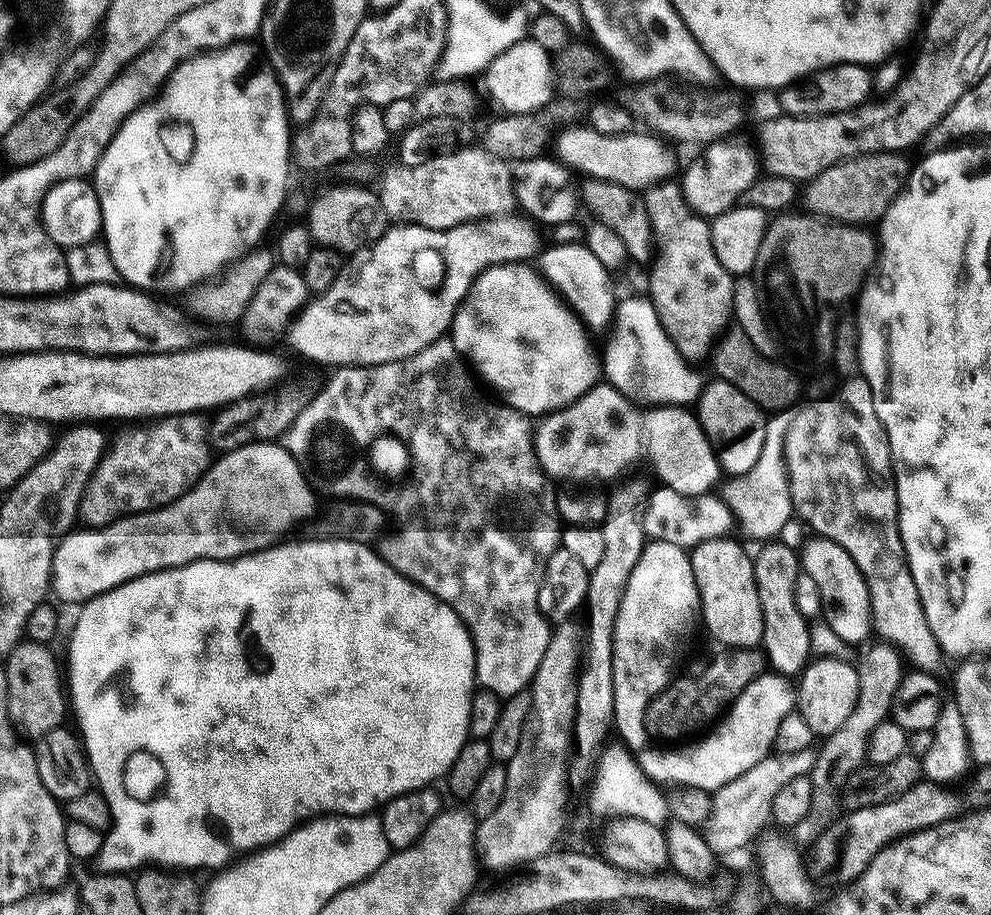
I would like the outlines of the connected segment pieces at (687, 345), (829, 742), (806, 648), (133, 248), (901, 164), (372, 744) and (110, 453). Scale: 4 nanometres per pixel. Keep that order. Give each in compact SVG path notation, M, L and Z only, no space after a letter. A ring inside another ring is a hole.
M664 178L643 189L642 195L646 212L650 214L652 235L658 243L658 259L656 269L651 270L648 277L647 295L656 308L664 329L676 343L681 353L696 361L702 356L707 357L712 348L712 339L721 331L720 326L732 315L732 286L734 277L718 262L712 243L710 242L709 221L699 215L684 196L683 187L672 178Z
M876 642L876 645L858 660L858 702L854 702L850 718L846 718L846 722L842 722L842 726L838 726L838 730L834 730L834 734L823 741L824 749L819 749L816 764L810 773L810 811L792 829L795 840L805 848L814 845L821 834L841 817L844 783L865 763L874 726L889 719L892 703L905 671L905 657L895 644L889 642Z
M780 542L765 543L768 545L760 553L755 553L752 569L754 582L758 586L758 602L762 606L762 652L766 657L767 667L773 673L792 678L803 672L804 665L809 663L812 633L809 621L798 610L798 602L794 602L794 582L798 582L802 571L797 549L792 549L788 544L776 543Z
M239 44L227 48L218 48L184 60L172 72L171 78L164 83L158 95L143 104L134 114L120 125L116 136L106 146L102 158L96 164L94 187L96 197L100 199L100 219L102 221L102 240L108 246L108 253L116 267L116 275L125 285L139 288L149 294L160 292L184 292L195 289L213 278L219 277L233 262L253 251L268 232L272 219L280 212L284 204L284 195L288 192L288 164L290 168L290 117L286 111L284 89L271 67L256 61L254 53L247 45Z
M871 152L869 156L854 156L850 160L843 160L818 174L813 180L807 181L808 193L803 193L802 200L809 204L811 211L817 216L825 217L837 222L850 222L861 225L864 220L879 221L884 211L904 191L910 171L907 155L904 152Z
M315 538L316 540L300 540L297 544L281 542L273 547L264 548L261 552L252 552L249 556L238 556L235 560L196 560L193 564L184 564L181 568L164 568L160 572L151 572L133 580L127 580L109 592L87 601L79 609L80 617L76 620L76 629L72 632L70 644L70 678L68 684L74 692L74 706L78 712L78 720L82 724L82 746L91 775L100 785L98 791L110 806L112 822L110 831L105 835L104 845L98 857L101 869L109 872L136 872L145 866L159 866L164 870L197 870L196 868L212 868L224 870L233 863L234 858L228 853L228 844L233 844L240 854L251 854L268 847L287 836L299 825L325 814L337 816L358 816L371 813L388 803L398 794L406 794L415 788L427 788L434 780L443 777L449 766L458 758L458 750L470 739L468 735L468 719L470 718L470 702L476 679L476 647L472 645L472 636L468 628L460 620L460 615L448 604L441 604L432 593L415 584L398 570L391 568L379 551L369 545L359 544L353 540L333 540L331 538ZM216 832L222 835L216 840Z
M185 414L183 416L165 416L157 419L150 428L140 428L137 432L132 432L129 436L124 436L117 442L114 448L109 447L105 451L104 456L100 460L100 465L96 468L88 487L84 489L84 495L80 497L80 514L79 519L83 521L89 528L104 528L107 524L113 524L115 520L120 520L124 516L136 516L139 512L153 512L156 508L165 508L168 504L173 504L182 493L188 491L205 472L208 471L208 465L210 463L210 446L208 443L208 437L206 435L206 424L199 415Z

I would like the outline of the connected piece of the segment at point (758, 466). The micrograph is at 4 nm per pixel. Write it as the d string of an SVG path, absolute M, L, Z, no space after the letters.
M770 430L766 434L766 442L762 446L762 454L758 458L758 462L754 462L754 466L745 474L727 481L729 484L723 485L723 499L729 508L732 509L732 515L746 531L751 532L754 536L768 536L764 538L776 538L780 531L788 524L788 519L793 519L794 505L792 497L788 491L788 466L784 462L784 437L779 431Z

